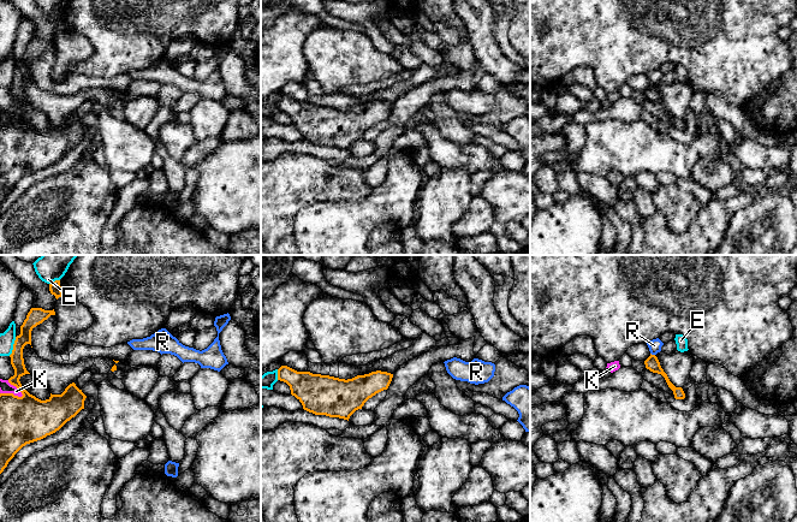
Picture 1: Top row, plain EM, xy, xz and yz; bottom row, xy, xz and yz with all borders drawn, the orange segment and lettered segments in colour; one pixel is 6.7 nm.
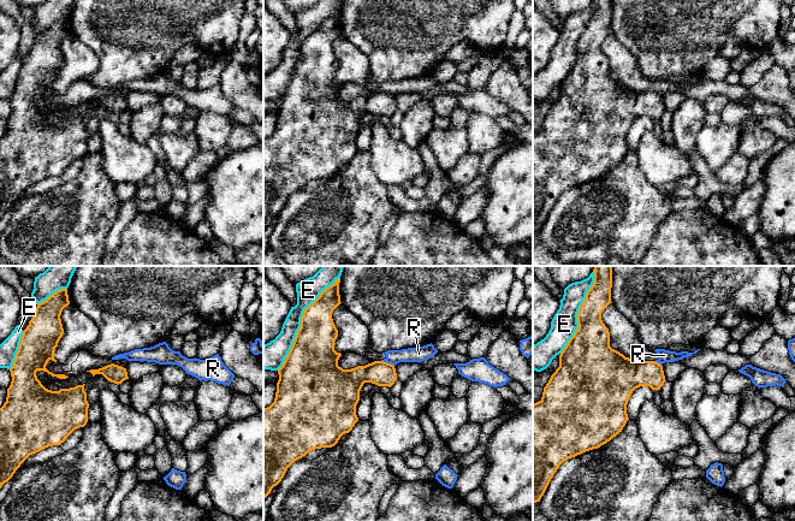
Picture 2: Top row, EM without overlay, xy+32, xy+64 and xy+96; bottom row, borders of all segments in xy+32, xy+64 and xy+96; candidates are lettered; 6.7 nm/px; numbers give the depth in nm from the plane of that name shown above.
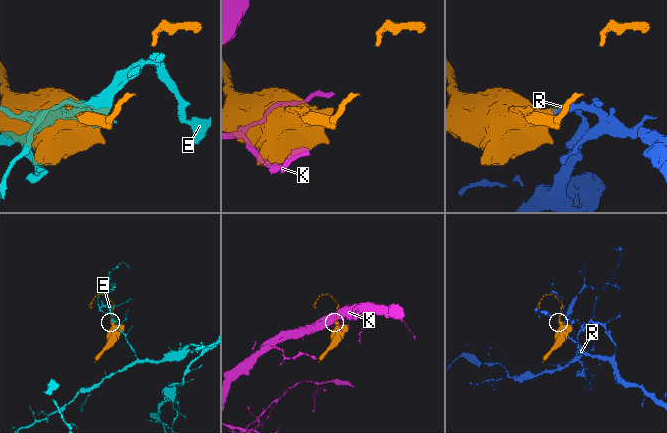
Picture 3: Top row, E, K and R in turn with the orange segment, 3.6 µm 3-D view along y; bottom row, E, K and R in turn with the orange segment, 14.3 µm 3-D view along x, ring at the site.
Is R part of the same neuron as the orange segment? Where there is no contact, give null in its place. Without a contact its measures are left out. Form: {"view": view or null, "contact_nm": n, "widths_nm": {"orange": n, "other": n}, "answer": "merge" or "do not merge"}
{"view": "yz", "contact_nm": 40, "widths_nm": {"orange": 90, "other": 90}, "answer": "do not merge"}

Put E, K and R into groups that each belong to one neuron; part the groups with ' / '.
E / K / R

